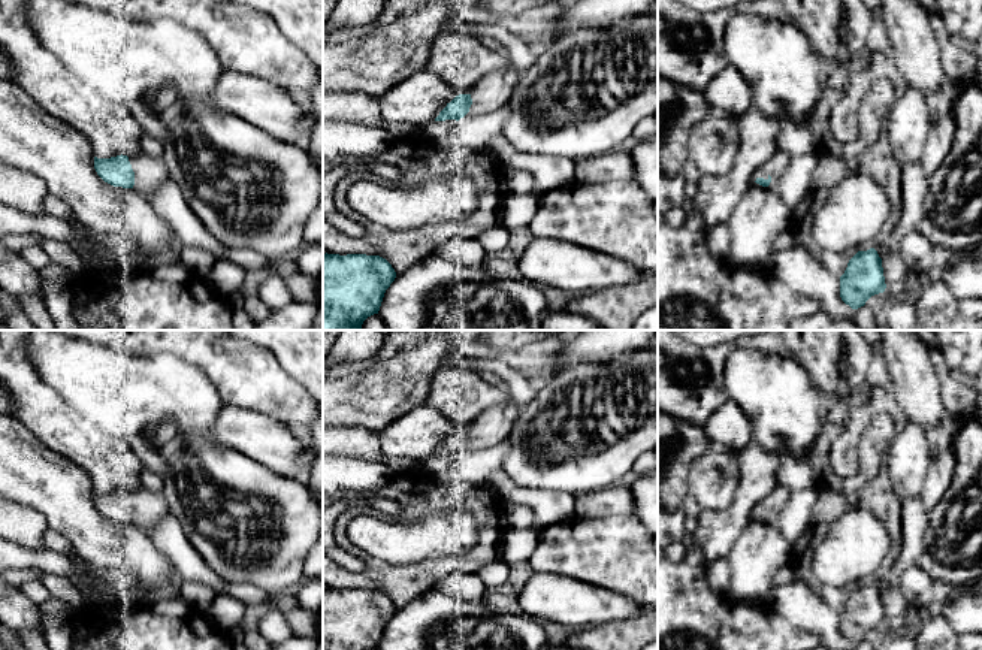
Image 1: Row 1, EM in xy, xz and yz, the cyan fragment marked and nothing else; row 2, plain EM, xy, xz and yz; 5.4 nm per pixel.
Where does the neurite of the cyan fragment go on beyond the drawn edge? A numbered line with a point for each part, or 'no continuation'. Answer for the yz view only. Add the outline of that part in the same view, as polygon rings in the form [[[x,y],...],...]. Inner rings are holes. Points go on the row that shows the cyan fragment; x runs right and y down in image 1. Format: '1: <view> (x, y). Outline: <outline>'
1: yz (771, 171). Outline: [[[770,157],[770,160],[762,164],[765,169],[767,169],[767,175],[771,176],[771,182],[770,185],[767,187],[768,191],[774,190],[779,179],[780,179],[780,175],[779,175],[779,170],[776,169],[774,163],[773,163],[773,157]]]

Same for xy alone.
1: xy (150, 174). Outline: [[[135,157],[135,185],[133,188],[145,196],[152,194],[166,179],[169,179],[167,167],[163,157]]]

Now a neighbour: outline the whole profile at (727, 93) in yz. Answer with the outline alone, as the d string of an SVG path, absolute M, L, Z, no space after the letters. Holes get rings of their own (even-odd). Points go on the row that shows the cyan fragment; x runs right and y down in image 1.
M725 66L716 73L702 94L710 112L726 114L732 118L738 118L752 105L747 84L731 66Z

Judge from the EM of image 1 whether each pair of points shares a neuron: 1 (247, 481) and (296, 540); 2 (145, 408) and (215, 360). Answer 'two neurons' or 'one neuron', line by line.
1: one neuron
2: two neurons

